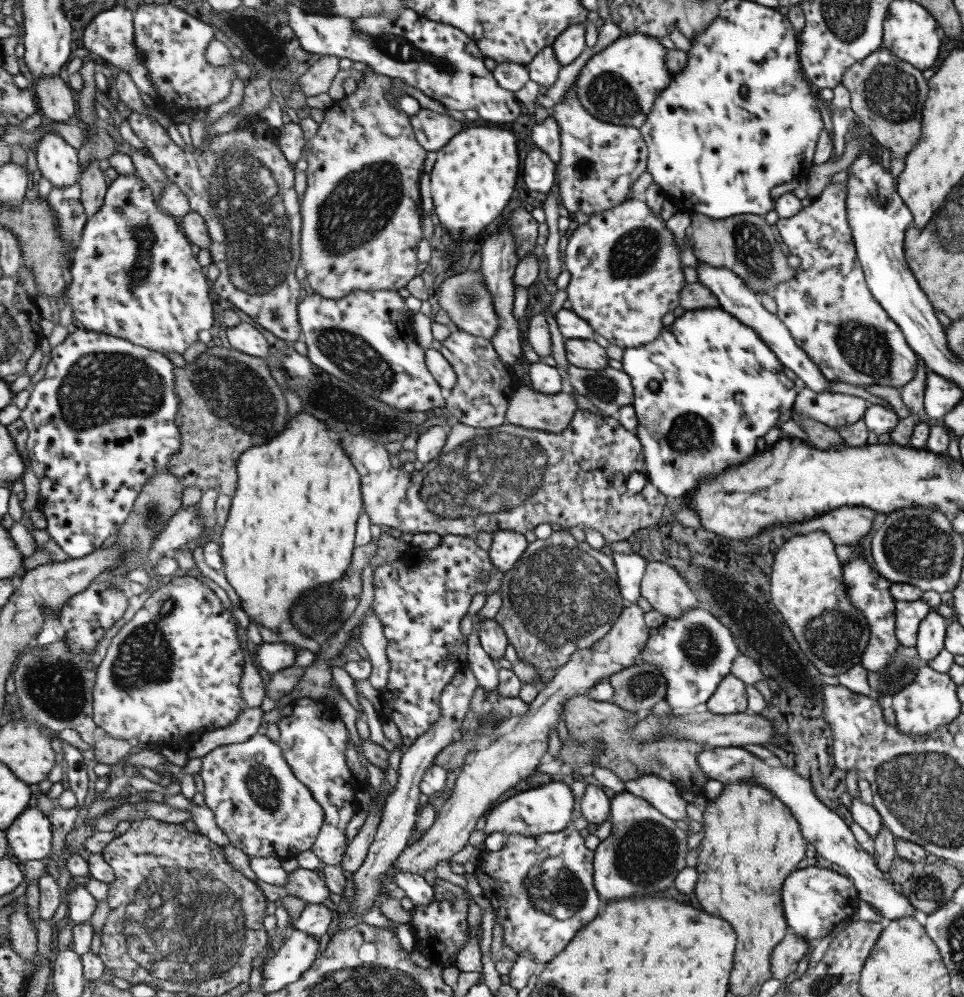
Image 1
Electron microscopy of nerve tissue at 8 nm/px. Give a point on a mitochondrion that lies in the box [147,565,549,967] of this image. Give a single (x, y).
(262, 785)

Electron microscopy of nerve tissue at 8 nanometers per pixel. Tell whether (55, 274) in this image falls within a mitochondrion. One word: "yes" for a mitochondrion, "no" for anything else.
no

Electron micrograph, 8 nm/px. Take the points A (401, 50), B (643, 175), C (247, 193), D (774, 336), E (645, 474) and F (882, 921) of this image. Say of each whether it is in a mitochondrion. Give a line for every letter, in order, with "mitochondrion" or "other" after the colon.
A: mitochondrion
B: other
C: mitochondrion
D: other
E: other
F: other

